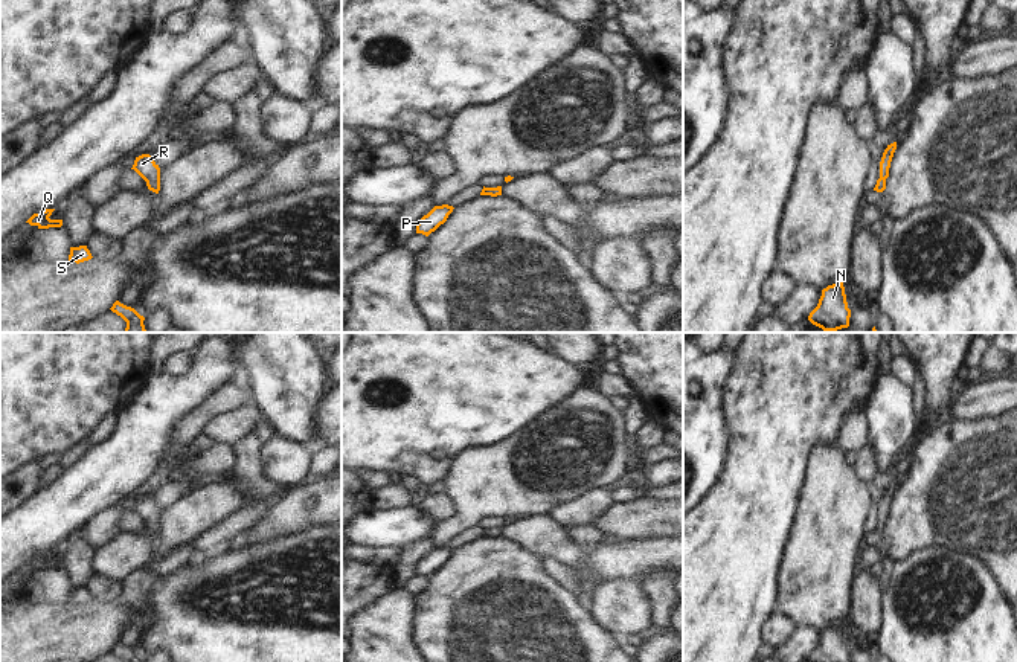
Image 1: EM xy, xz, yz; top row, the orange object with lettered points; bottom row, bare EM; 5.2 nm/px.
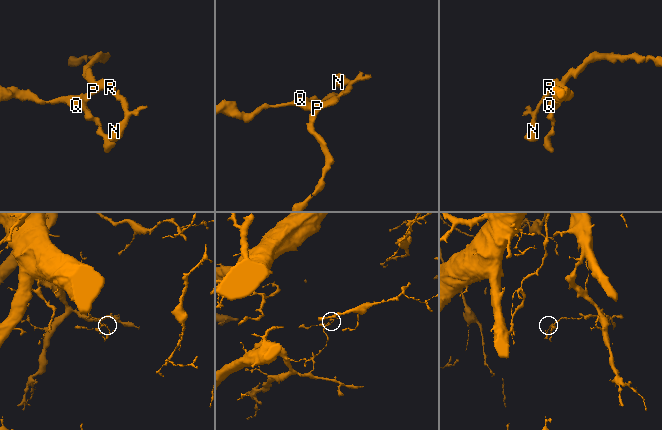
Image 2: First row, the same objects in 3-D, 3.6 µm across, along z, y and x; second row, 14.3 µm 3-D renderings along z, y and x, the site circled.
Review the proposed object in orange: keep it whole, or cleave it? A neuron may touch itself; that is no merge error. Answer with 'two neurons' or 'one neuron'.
one neuron

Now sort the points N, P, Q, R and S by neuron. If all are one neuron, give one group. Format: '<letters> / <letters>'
N P Q R S

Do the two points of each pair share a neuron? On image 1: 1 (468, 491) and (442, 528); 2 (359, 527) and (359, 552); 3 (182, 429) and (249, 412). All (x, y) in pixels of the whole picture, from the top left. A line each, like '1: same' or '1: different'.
1: same
2: different
3: different

